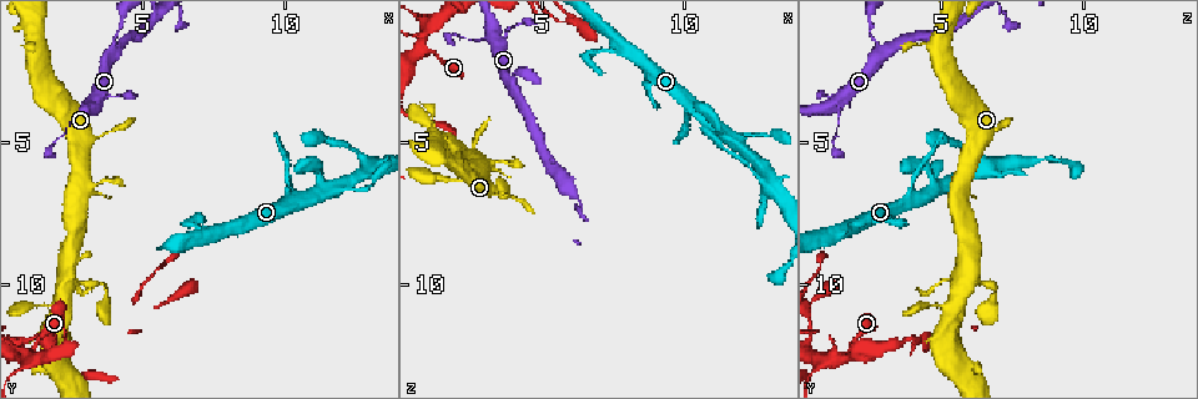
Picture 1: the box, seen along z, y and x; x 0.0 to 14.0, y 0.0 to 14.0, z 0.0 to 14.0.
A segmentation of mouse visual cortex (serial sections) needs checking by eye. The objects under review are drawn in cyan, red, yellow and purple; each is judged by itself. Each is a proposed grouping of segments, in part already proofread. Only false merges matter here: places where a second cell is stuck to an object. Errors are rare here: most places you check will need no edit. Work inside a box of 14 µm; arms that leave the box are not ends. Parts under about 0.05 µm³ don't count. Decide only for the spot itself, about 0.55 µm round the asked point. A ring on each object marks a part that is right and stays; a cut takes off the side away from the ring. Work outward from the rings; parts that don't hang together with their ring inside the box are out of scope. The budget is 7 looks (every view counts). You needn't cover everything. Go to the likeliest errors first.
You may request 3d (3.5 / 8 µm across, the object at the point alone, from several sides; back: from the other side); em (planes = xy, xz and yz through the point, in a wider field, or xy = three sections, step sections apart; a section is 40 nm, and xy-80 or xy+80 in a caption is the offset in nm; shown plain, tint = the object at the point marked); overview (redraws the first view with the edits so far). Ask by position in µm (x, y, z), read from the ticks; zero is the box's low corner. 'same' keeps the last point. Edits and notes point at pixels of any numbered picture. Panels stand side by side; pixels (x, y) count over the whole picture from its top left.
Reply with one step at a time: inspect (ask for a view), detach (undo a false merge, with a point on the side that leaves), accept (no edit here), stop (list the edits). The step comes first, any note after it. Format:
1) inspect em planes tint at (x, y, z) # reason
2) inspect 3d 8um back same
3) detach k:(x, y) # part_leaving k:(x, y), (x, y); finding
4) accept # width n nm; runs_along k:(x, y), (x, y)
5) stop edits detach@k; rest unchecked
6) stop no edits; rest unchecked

inspect 3d 3.5um at (7.0, 8.0, 1.8) # thick turns thin

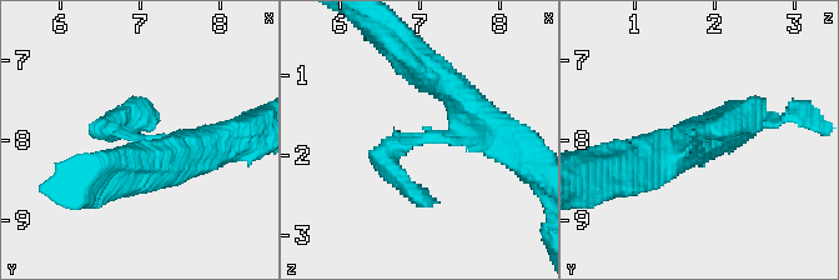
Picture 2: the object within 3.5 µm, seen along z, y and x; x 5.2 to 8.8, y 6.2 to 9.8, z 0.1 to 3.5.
inspect em xy step 5 tint at (6.95, 7.95, 1.85)

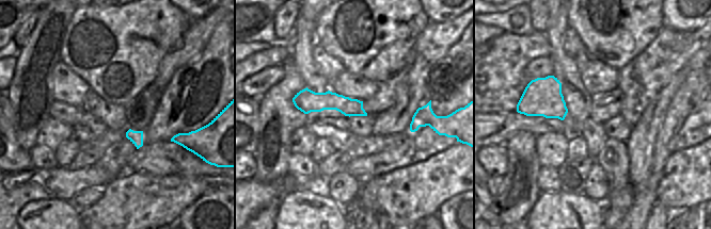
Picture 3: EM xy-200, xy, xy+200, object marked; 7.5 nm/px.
accept # continuous, no second cell

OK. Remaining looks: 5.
inspect 3d 3.5um at (11.5, 6.8, 4.7) # sudden change in width

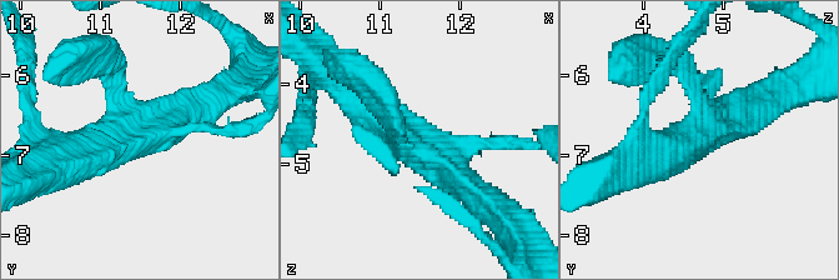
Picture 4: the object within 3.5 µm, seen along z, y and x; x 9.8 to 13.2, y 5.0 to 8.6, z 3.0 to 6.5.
inspect em xy step 1 tint at (11.45, 6.80, 4.70) # arms 4; arm_widths 150, 200, 400, 450 nm; need the tissue

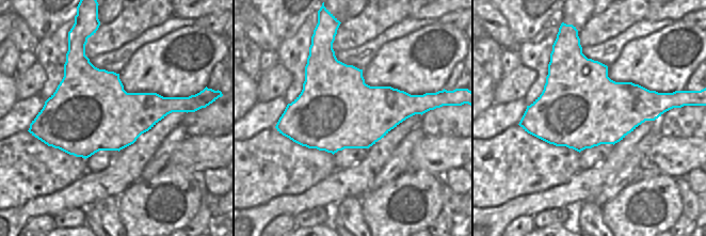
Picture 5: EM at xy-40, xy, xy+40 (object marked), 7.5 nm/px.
accept # runs_along 4:(353, 89), (472, 190); continuous, no second cell

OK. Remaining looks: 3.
inspect 3d 3.5um at (12.7, 5.7, 6.3) # small branch off a trunk

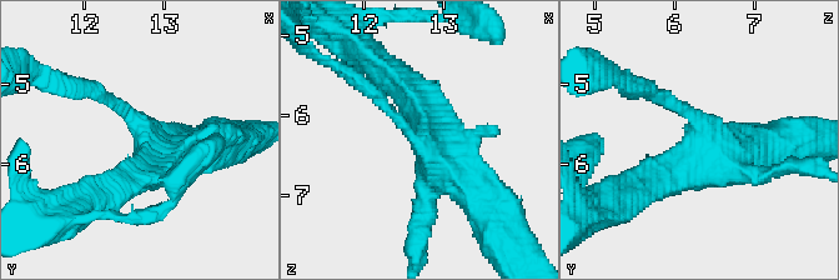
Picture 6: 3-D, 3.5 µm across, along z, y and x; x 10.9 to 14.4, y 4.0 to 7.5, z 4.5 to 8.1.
inspect em xy step 5 tint at (12.80, 5.65, 6.35) # need the tissue

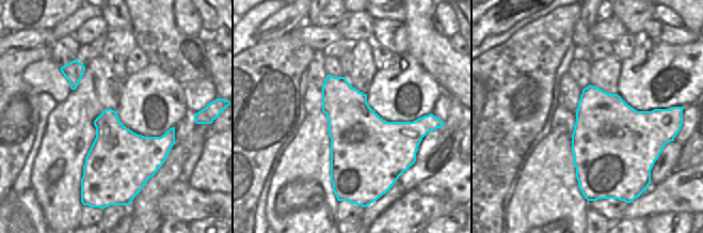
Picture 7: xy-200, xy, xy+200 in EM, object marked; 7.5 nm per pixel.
accept # runs_along 6:(400, 81), (446, 169), (483, 210); all the same cell

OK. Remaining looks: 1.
stop no edits; rest unchecked

